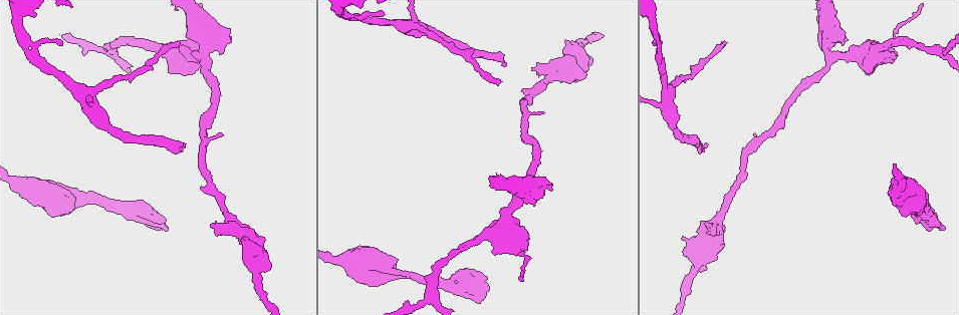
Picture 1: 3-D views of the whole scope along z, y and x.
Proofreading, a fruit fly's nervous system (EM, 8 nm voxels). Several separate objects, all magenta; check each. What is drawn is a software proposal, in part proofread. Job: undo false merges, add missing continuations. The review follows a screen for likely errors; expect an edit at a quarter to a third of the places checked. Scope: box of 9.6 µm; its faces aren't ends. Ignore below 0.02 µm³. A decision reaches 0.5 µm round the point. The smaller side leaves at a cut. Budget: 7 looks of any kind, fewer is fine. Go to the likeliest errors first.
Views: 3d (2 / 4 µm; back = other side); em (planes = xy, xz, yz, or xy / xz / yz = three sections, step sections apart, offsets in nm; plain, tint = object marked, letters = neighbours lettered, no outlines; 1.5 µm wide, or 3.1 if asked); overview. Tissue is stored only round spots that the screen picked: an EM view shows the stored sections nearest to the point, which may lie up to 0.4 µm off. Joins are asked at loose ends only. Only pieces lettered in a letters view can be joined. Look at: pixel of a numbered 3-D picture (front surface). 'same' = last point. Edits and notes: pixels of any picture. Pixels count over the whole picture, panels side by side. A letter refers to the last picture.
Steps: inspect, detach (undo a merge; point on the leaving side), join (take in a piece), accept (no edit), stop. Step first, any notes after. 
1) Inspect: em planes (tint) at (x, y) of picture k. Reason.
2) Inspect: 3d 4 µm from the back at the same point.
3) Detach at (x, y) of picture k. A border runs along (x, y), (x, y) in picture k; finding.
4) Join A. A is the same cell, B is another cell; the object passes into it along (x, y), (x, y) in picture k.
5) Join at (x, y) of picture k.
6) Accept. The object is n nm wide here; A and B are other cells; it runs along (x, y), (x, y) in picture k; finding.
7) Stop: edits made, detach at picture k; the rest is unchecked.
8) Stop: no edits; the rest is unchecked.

Inspect: em xz step 8 (tint) at (706, 147) of picture 1. Long arm stops here.

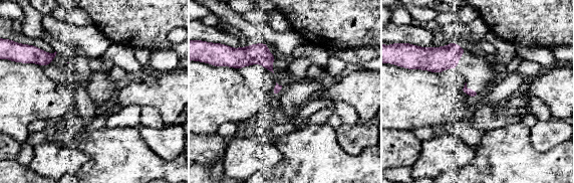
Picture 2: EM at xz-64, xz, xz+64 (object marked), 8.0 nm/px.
Inspect: em planes (letters) at the same point. Cut it another way.

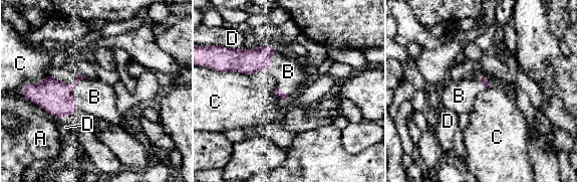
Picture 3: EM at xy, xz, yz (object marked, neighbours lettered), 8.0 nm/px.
Join B. B is the same cell, A, C and D are other cells; the neuron continues.

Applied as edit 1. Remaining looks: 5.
Inspect: 3d 2 µm at (715, 232) of picture 1. An open end.

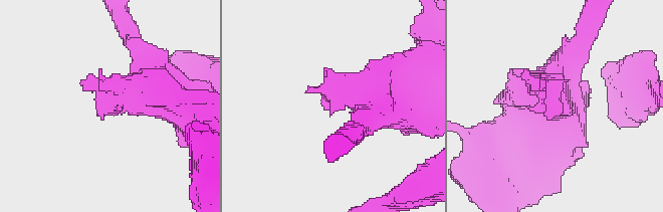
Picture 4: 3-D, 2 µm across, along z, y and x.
Inspect: em planes (letters) at (563, 111) of picture 4. Shape alone is not enough.

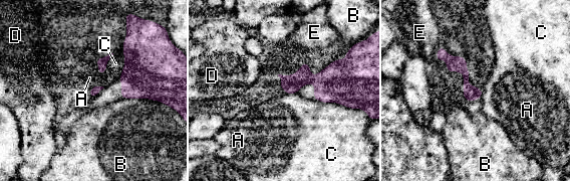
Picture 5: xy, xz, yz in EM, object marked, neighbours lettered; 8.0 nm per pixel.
Accept. A, B, C, D and E are other cells; a border runs along (314, 99), (352, 109) in picture 5; no lettered piece goes on from it.

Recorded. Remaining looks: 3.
Inspect: 3d 4 µm at (65, 203) of picture 1.

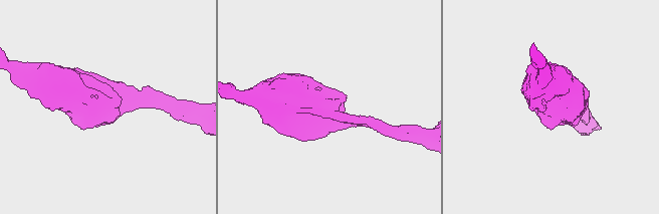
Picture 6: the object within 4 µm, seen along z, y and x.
Inspect: em planes (letters) at (330, 113) of picture 6.

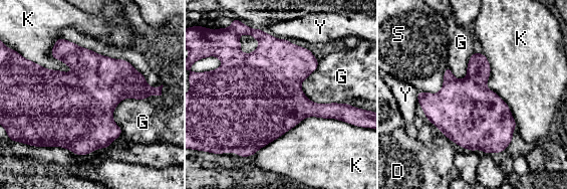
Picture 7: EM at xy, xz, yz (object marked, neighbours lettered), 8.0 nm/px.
Accept. D, G, K, S and Y are other cells; a border runs along (24, 57), (50, 69), (72, 71) in picture 7; one neuron here.

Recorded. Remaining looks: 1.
Stop: edits made, join at picture 3; the rest is unchecked.

